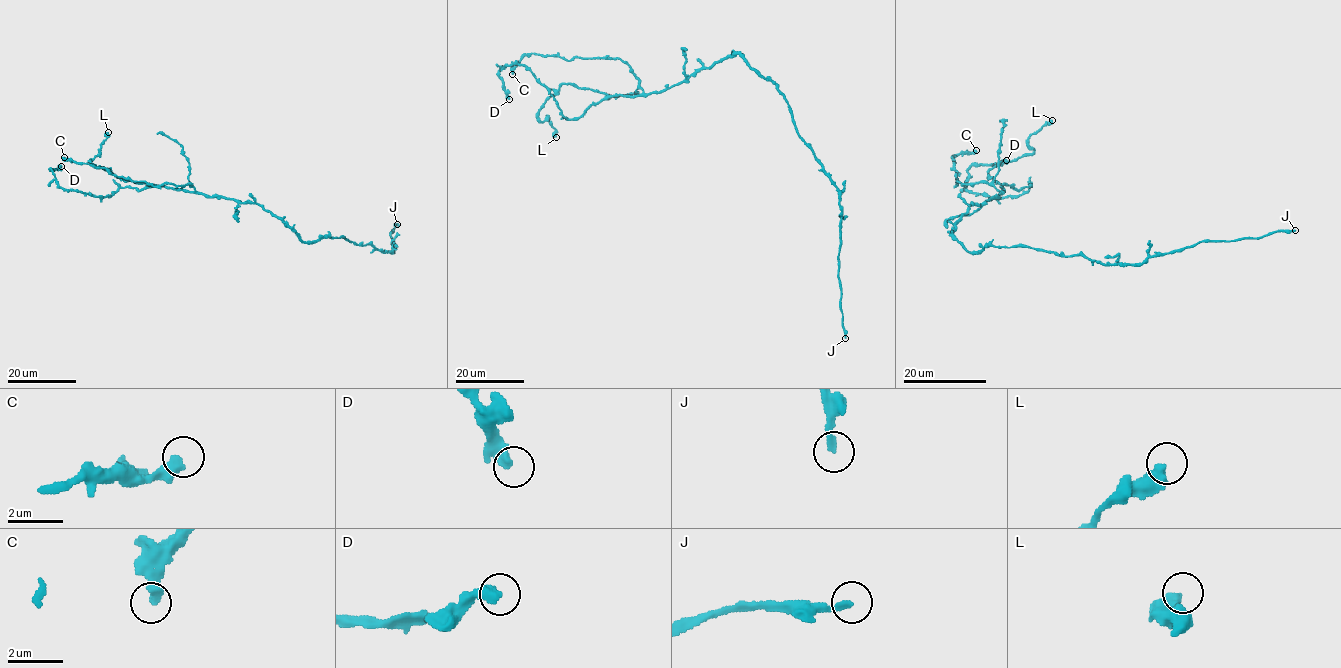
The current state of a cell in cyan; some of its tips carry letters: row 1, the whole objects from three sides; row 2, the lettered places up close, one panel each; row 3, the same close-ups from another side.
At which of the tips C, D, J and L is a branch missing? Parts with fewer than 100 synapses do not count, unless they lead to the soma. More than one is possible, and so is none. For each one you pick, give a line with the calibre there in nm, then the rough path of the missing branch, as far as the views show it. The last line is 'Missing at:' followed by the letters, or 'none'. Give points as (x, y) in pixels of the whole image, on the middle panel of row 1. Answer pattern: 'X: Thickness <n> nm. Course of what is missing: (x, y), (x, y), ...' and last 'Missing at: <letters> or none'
J: Thickness 200 nm
Missing at: J

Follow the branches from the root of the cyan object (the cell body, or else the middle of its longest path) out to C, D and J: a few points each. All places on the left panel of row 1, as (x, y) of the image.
C: (286, 224), (257, 204), (206, 197), (190, 184), (151, 186), (64, 157)
D: (286, 224), (257, 204), (164, 186), (139, 190), (125, 186), (102, 197), (64, 190), (51, 170), (61, 166)
J: (286, 224), (302, 241), (343, 237), (357, 244), (370, 244), (382, 252), (392, 252), (390, 232), (397, 224)

